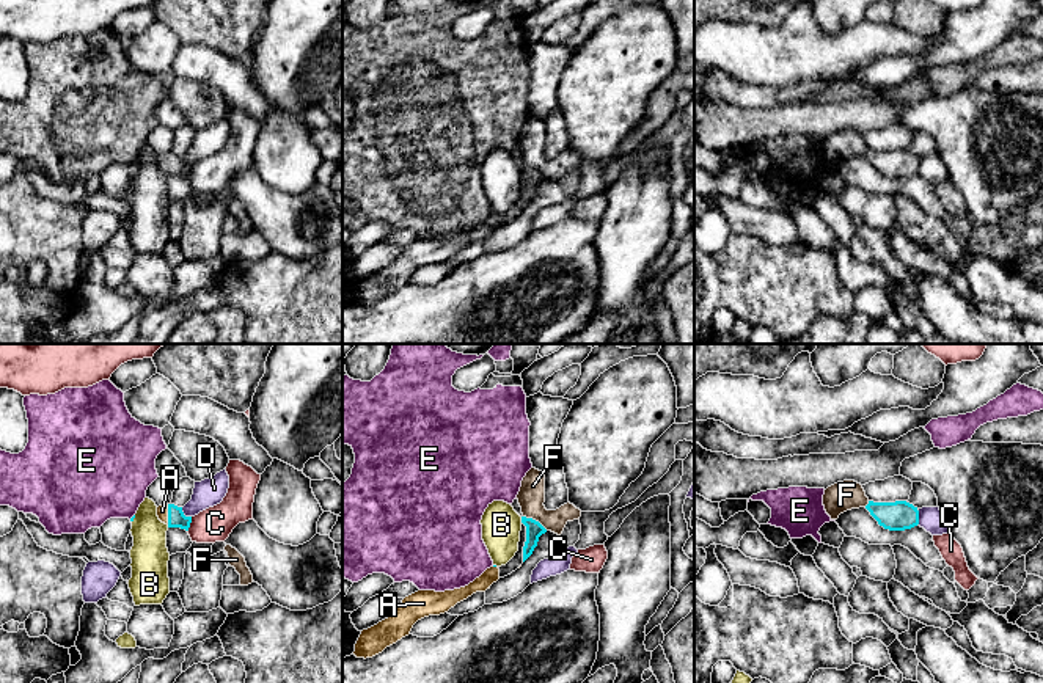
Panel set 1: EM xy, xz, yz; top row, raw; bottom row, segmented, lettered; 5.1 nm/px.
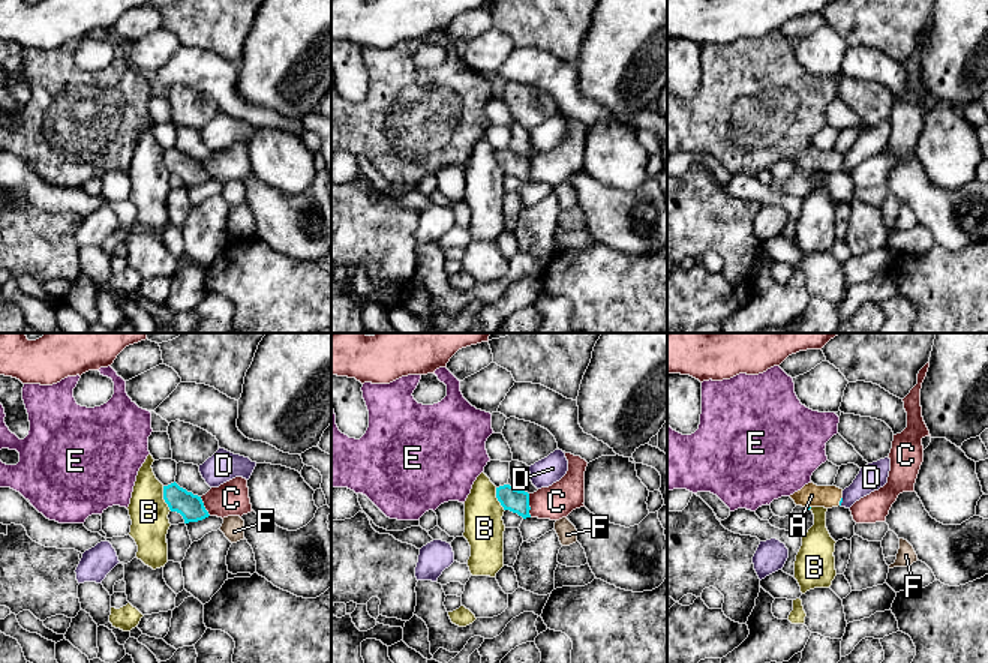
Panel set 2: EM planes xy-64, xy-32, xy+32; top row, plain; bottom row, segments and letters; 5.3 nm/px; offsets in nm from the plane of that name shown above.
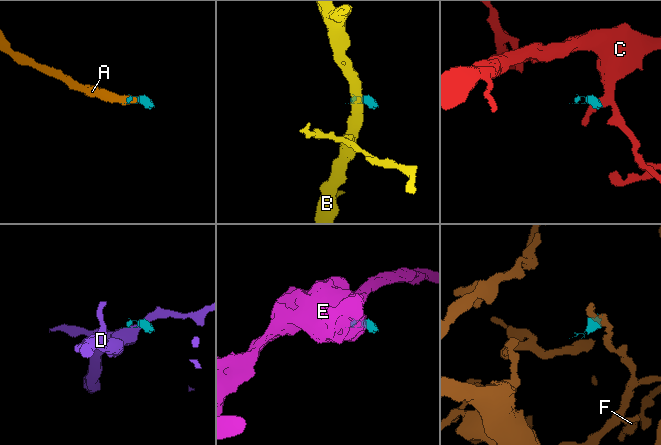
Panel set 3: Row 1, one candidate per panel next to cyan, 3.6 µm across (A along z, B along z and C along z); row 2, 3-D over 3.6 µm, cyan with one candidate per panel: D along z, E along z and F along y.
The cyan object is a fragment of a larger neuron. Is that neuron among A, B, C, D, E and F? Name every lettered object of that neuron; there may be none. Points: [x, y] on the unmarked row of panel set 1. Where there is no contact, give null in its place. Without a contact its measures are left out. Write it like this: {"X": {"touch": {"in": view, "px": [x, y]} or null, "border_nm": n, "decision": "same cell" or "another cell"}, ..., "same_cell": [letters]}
{"A": {"touch": {"in": "xy", "px": [168, 162]}, "border_nm": 100, "decision": "same cell"}, "B": {"touch": {"in": "xz", "px": [522, 168]}, "border_nm": 30, "decision": "another cell"}, "C": {"touch": {"in": "xy", "px": [189, 173]}, "border_nm": 80, "decision": "another cell"}, "D": {"touch": {"in": "xy", "px": [182, 162]}, "border_nm": 80, "decision": "another cell"}, "E": {"touch": {"in": "xy", "px": [132, 165]}, "border_nm": 40, "decision": "another cell"}, "F": {"touch": {"in": "xz", "px": [534, 168]}, "border_nm": 150, "decision": "another cell"}, "same_cell": ["A"]}

